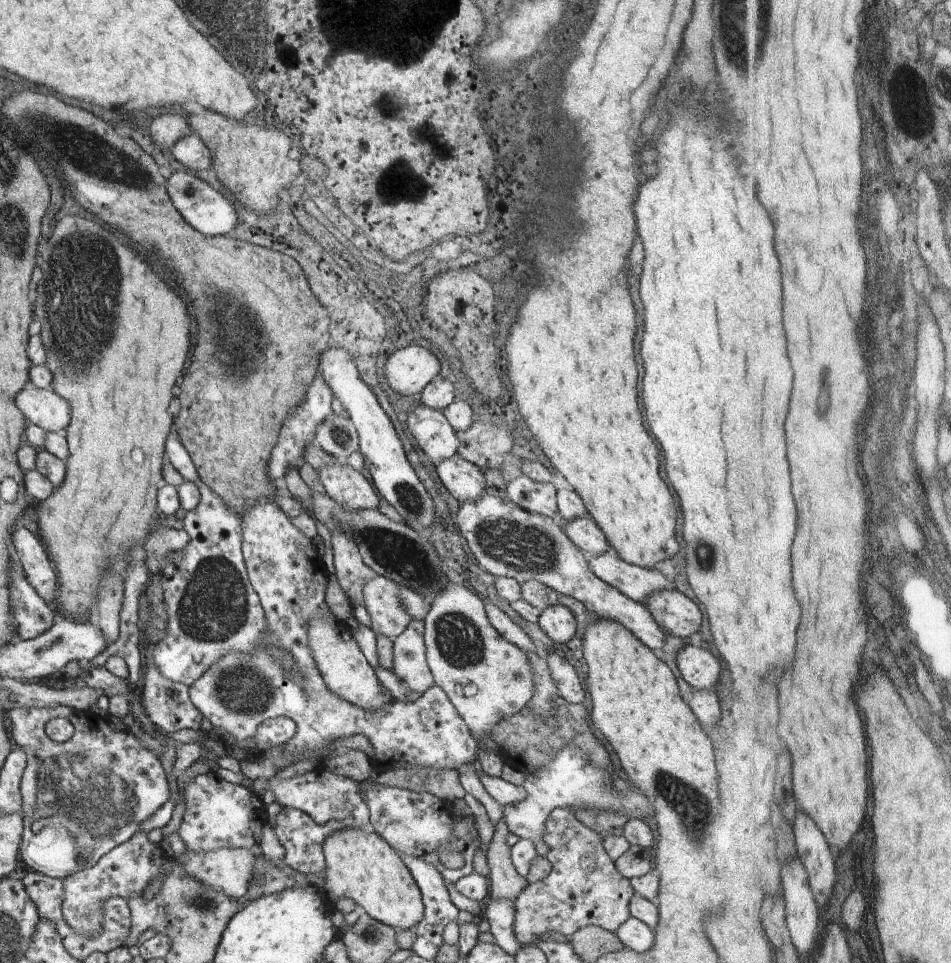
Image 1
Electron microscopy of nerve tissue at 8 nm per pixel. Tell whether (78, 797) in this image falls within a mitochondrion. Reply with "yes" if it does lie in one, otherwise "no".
yes

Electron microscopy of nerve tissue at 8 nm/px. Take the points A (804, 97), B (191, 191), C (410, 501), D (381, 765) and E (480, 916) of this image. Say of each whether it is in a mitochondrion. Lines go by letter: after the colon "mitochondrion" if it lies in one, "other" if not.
A: other
B: mitochondrion
C: mitochondrion
D: other
E: other

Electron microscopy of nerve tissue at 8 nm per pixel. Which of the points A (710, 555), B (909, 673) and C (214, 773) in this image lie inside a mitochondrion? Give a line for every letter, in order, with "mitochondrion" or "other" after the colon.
A: mitochondrion
B: other
C: other

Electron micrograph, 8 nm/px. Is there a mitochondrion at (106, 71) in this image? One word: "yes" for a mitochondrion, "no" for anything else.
no

